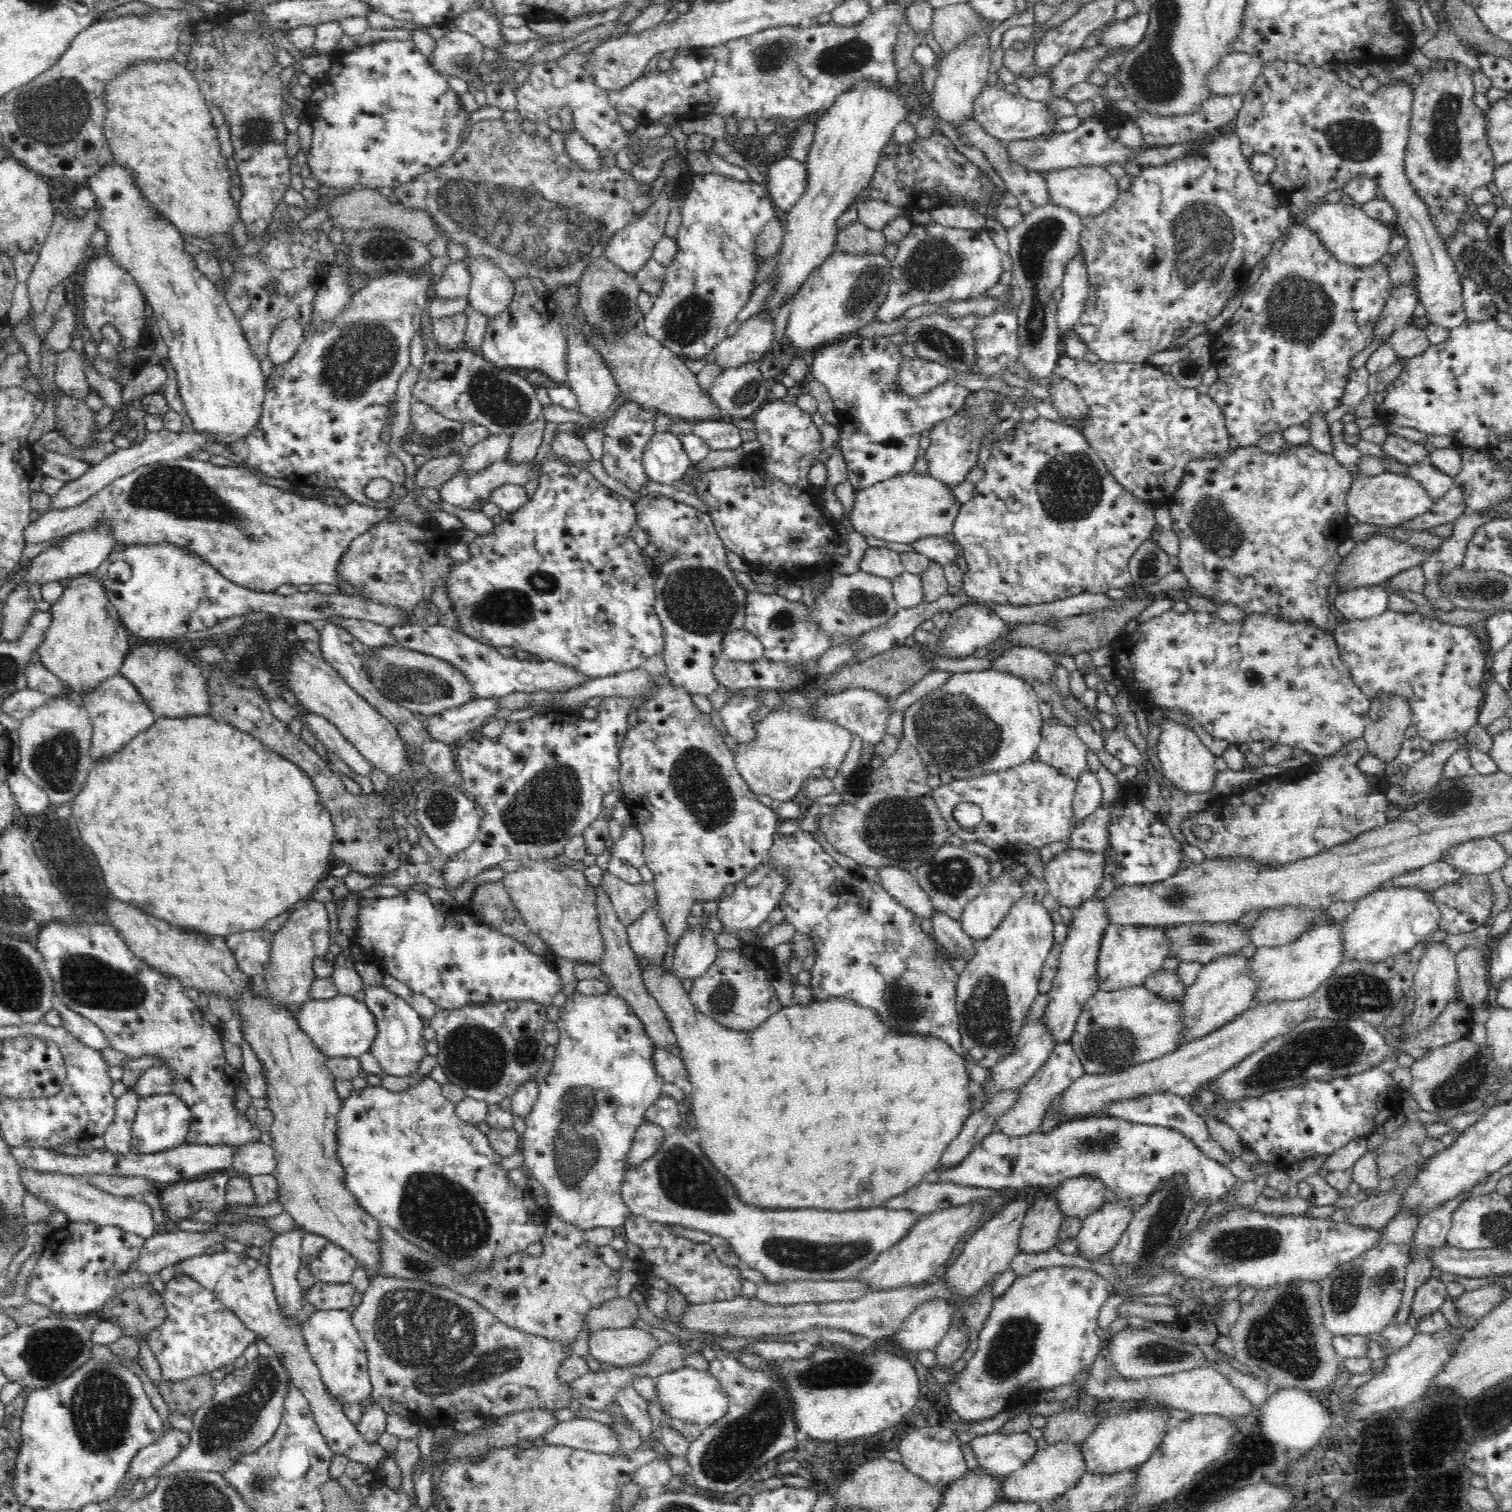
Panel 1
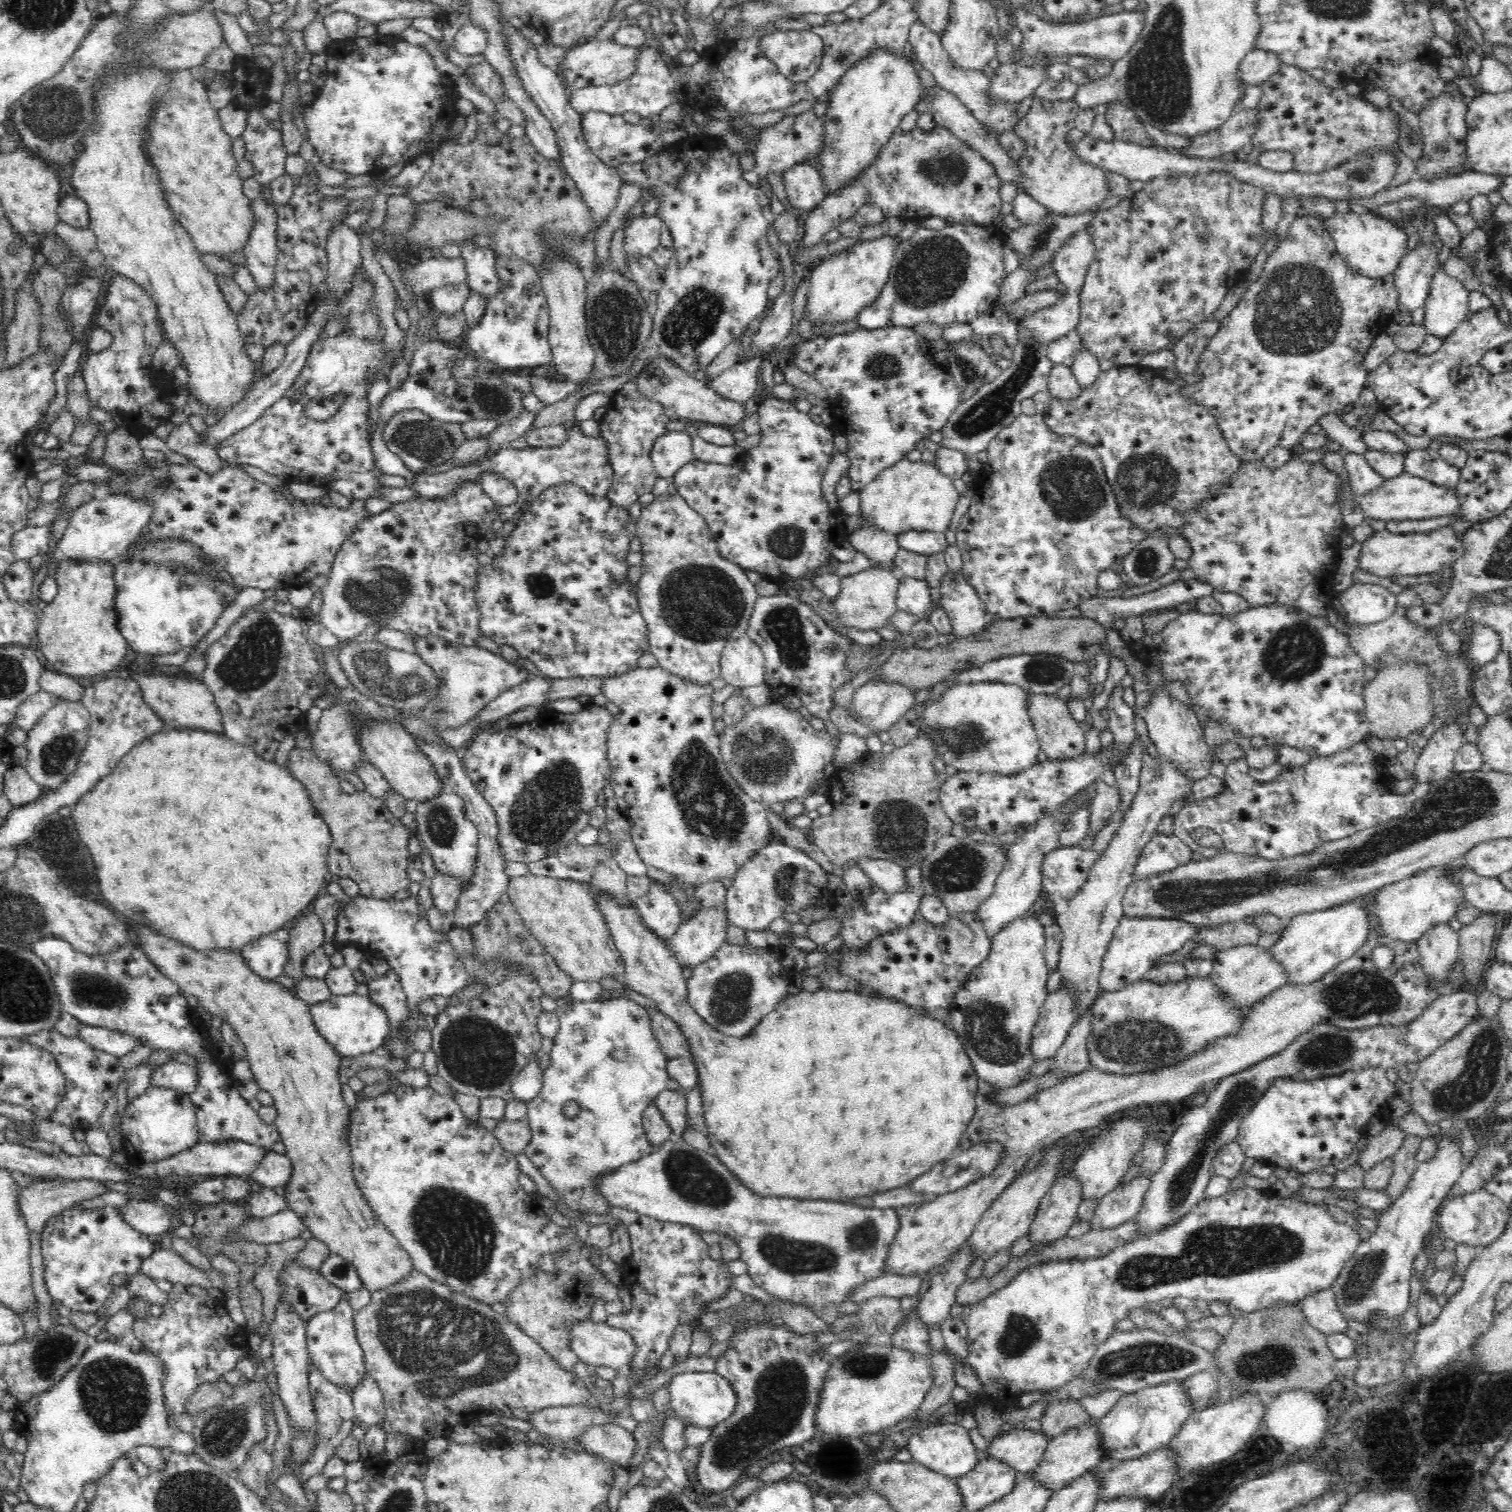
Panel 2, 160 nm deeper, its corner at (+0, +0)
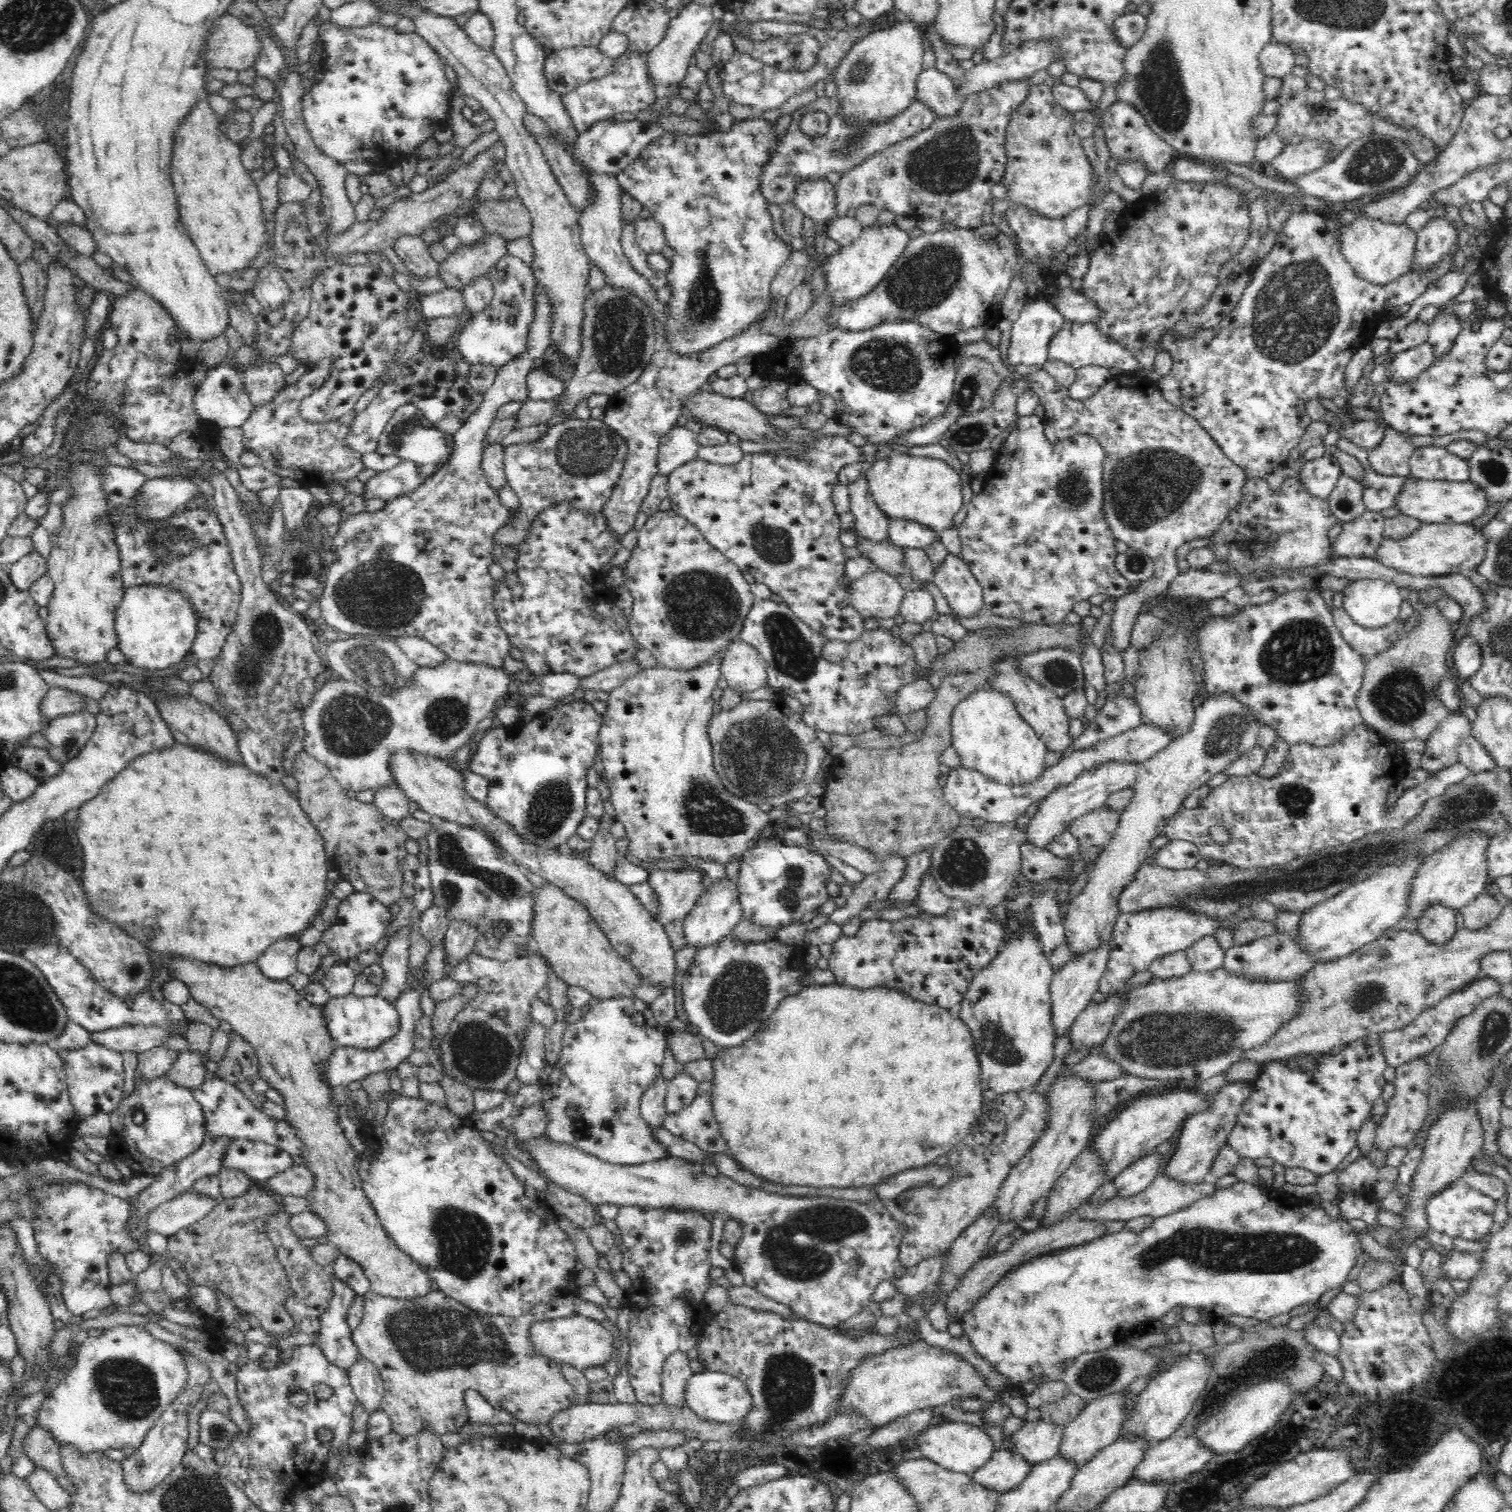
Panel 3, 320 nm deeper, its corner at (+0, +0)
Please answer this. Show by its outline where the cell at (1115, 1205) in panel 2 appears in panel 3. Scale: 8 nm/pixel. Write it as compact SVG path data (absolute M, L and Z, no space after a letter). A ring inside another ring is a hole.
M1156 1151L1130 1165L1113 1180L1115 1196L1119 1198L1137 1197L1142 1194L1158 1174L1161 1174L1161 1154Z

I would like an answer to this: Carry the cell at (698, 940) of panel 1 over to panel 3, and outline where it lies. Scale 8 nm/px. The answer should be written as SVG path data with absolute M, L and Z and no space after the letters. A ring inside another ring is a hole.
M726 878L720 882L713 882L705 888L698 897L696 906L683 920L684 940L688 948L700 951L708 946L716 946L723 938L729 937L734 927L742 919L742 909L739 905L737 883Z

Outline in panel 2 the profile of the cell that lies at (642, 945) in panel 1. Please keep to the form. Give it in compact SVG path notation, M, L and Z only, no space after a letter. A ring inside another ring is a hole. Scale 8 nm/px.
M651 882L648 894L638 897L635 908L642 924L666 943L682 924L681 909L676 898L664 885Z

